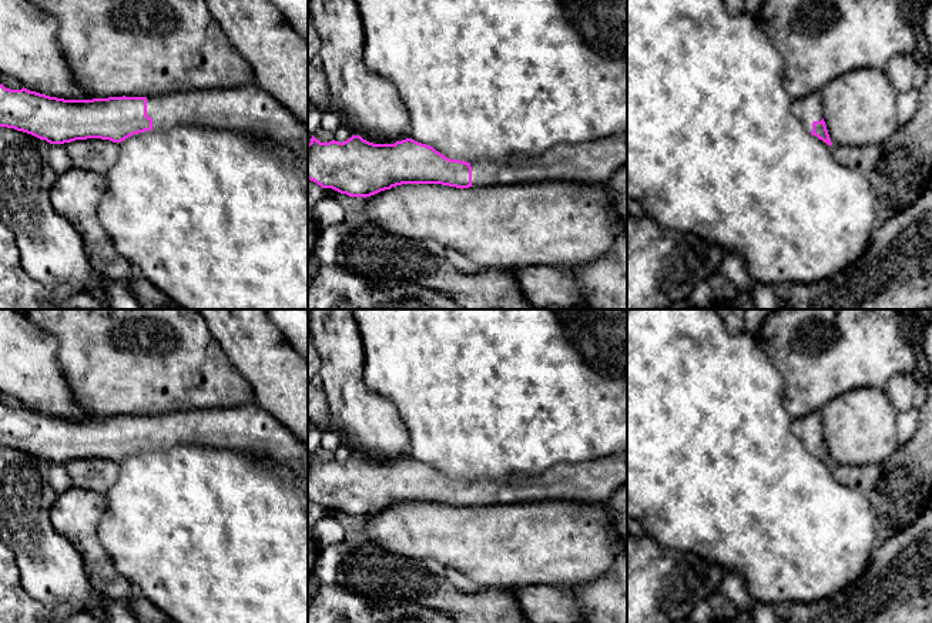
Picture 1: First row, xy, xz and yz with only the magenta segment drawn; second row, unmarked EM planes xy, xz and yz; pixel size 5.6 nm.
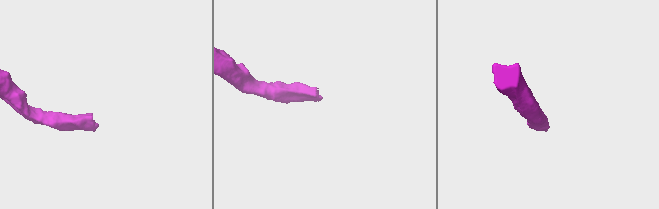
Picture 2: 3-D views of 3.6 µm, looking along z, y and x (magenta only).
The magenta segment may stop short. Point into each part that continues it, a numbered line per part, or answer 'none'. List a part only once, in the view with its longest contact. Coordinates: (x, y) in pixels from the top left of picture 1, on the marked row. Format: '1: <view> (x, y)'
1: xy (250, 110)

